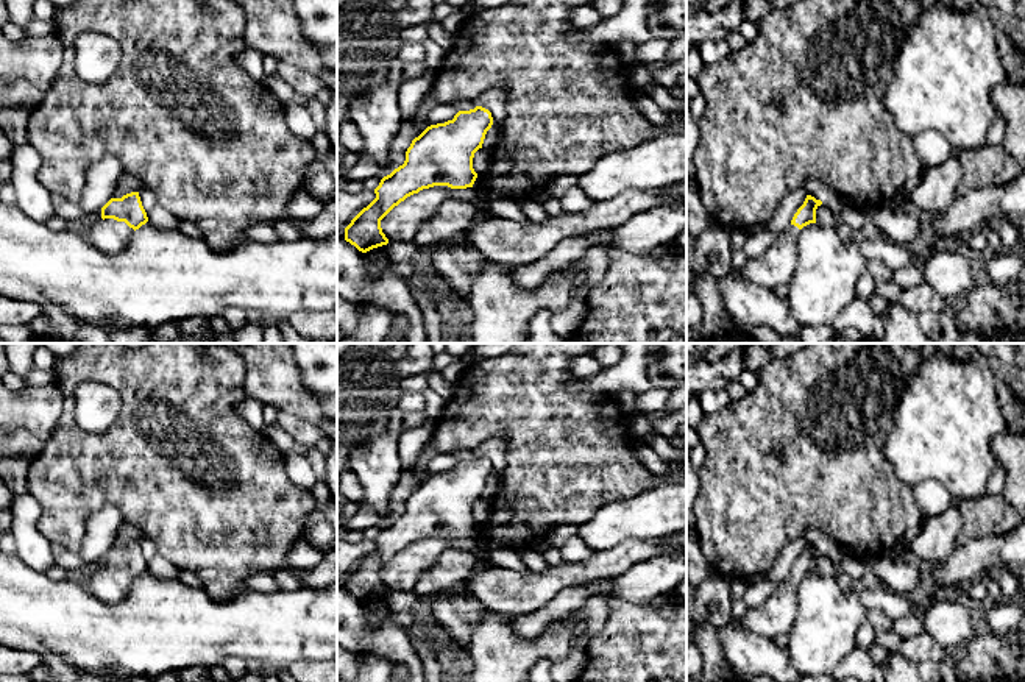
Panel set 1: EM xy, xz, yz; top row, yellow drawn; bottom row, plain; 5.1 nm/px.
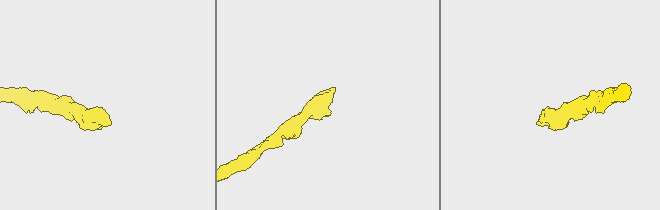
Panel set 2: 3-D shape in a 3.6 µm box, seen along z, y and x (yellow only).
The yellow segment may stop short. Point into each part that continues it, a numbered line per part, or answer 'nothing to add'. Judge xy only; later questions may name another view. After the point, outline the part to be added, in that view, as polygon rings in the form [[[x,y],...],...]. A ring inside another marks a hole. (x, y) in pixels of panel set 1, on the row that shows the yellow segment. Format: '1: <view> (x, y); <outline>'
1: xy (109, 236); [[[101,218],[89,226],[81,226],[81,229],[94,247],[109,256],[119,254],[134,233],[125,222],[114,218]]]

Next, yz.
1: yz (776, 266); [[[789,225],[777,234],[774,243],[758,258],[747,258],[744,265],[736,270],[746,282],[764,289],[775,289],[786,284],[796,270],[796,243],[800,229]]]

